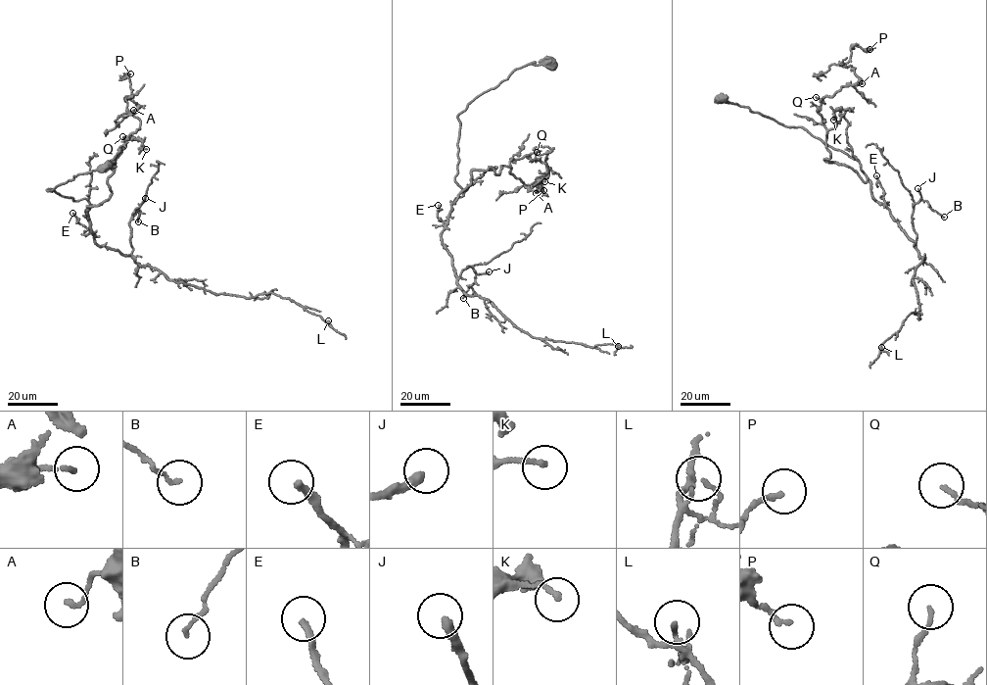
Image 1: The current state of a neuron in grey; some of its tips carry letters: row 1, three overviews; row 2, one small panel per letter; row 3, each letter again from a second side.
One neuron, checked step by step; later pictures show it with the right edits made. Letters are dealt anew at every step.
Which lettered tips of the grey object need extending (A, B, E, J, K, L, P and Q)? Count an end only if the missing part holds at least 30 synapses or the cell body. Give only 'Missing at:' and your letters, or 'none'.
Missing at: none

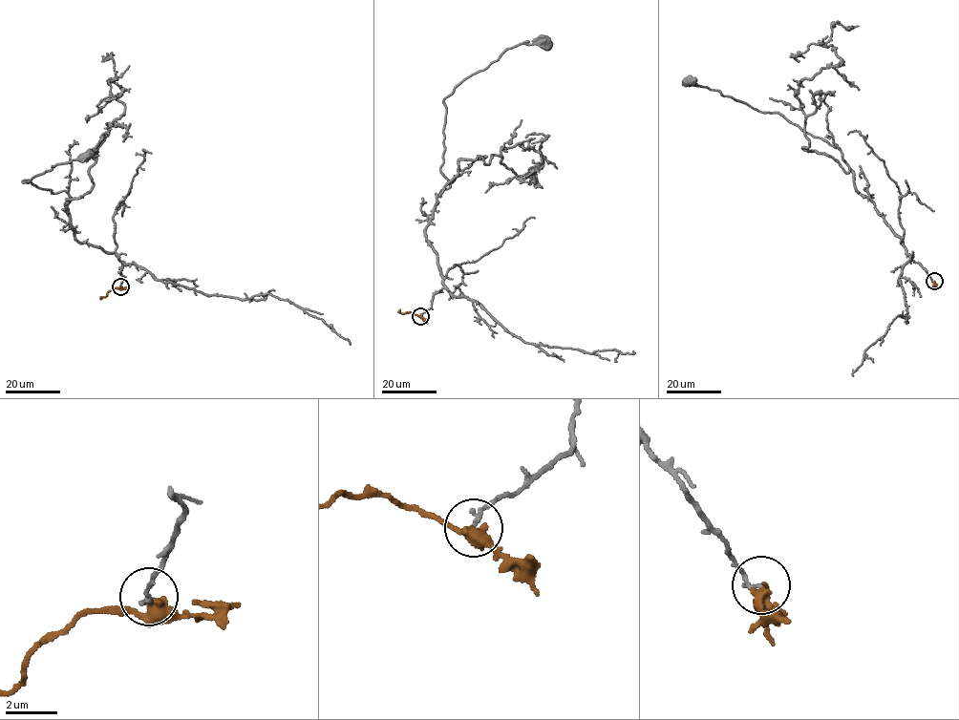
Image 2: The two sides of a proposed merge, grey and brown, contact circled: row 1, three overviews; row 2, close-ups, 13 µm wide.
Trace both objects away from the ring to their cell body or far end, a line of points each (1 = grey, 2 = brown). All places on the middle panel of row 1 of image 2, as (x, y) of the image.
1: (420, 315), (444, 286), (425, 232), (439, 192), (451, 185), (440, 169), (443, 99), (508, 49), (544, 43)
2: (420, 316), (401, 313), (399, 309)

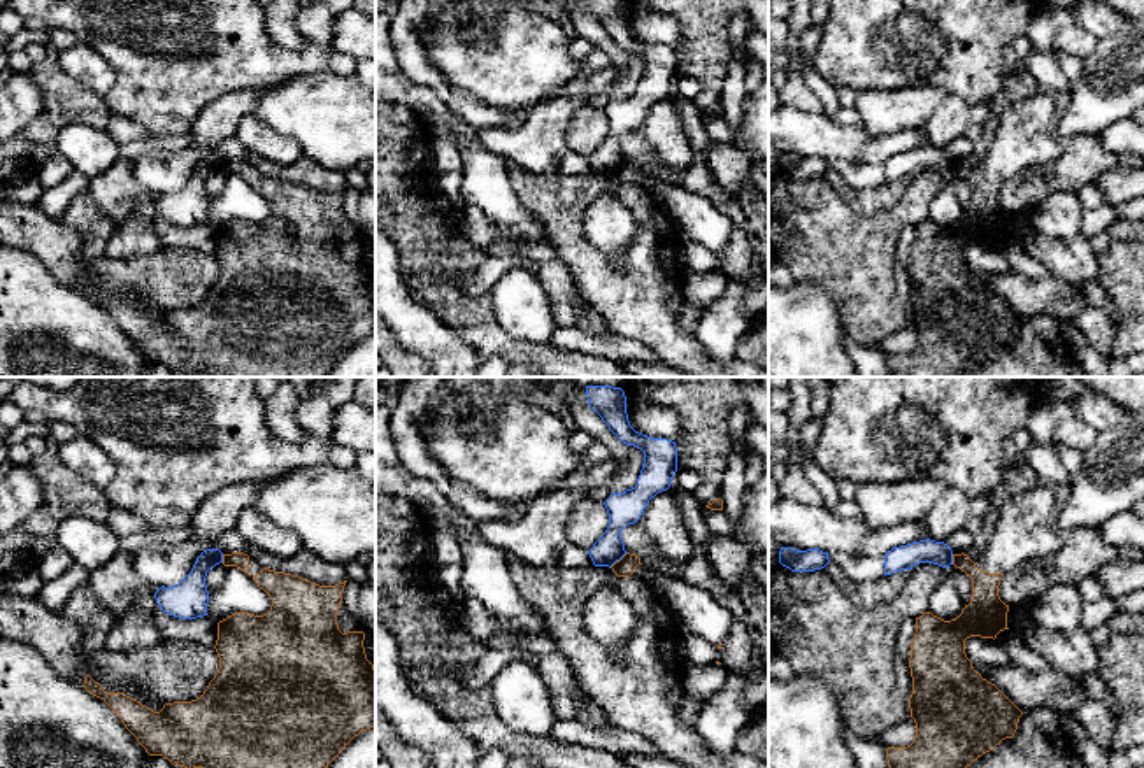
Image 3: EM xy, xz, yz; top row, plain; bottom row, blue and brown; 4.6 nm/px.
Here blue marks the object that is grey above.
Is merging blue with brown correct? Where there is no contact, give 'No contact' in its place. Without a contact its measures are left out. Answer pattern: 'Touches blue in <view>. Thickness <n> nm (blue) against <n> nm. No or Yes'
Touches blue in xz. Thickness 150 nm (blue) against 90 nm. No

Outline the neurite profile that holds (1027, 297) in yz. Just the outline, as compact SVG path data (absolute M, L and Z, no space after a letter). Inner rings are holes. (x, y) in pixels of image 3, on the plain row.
M972 268L972 275L995 291L1021 319L1040 314L1072 319L1088 307L1077 288L1049 274L1042 279L1030 279L1016 270L988 274Z

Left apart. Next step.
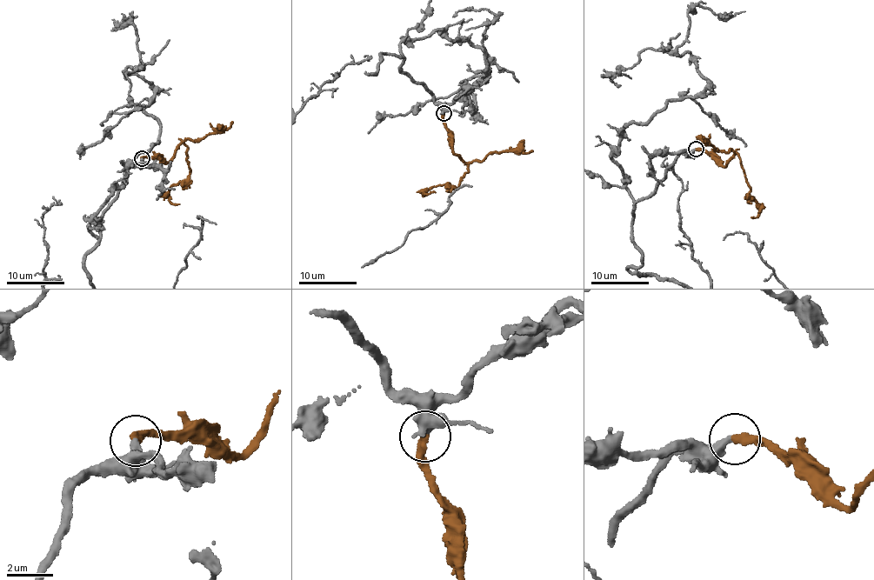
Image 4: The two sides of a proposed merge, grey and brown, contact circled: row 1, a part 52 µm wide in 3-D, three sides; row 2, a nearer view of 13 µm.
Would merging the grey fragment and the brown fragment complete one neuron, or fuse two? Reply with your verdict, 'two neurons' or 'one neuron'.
one neuron

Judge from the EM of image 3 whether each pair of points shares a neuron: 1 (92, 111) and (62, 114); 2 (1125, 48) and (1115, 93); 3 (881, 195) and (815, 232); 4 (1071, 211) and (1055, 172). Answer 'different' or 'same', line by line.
1: same
2: same
3: different
4: different

